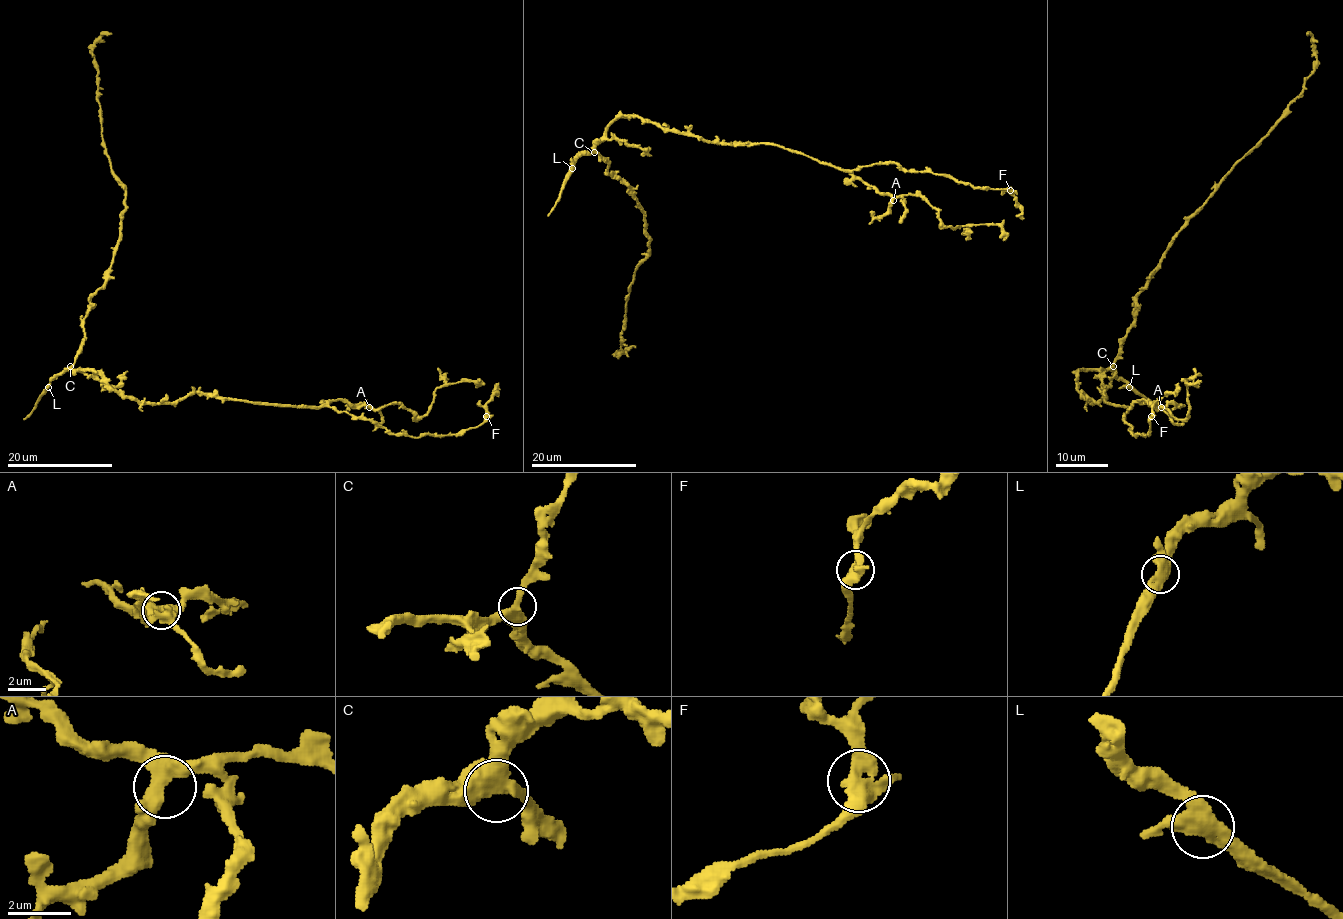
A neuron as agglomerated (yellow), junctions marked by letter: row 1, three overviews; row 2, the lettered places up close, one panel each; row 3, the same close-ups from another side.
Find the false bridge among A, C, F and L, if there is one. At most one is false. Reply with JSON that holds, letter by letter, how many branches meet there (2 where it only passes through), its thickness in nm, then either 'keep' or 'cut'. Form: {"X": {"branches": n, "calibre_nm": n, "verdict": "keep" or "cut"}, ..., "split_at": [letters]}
{"A": {"branches": 3, "calibre_nm": 440, "verdict": "keep"}, "C": {"branches": 3, "calibre_nm": 420, "verdict": "keep"}, "F": {"branches": 3, "calibre_nm": 440, "verdict": "keep"}, "L": {"branches": 3, "calibre_nm": 420, "verdict": "keep"}, "split_at": []}

